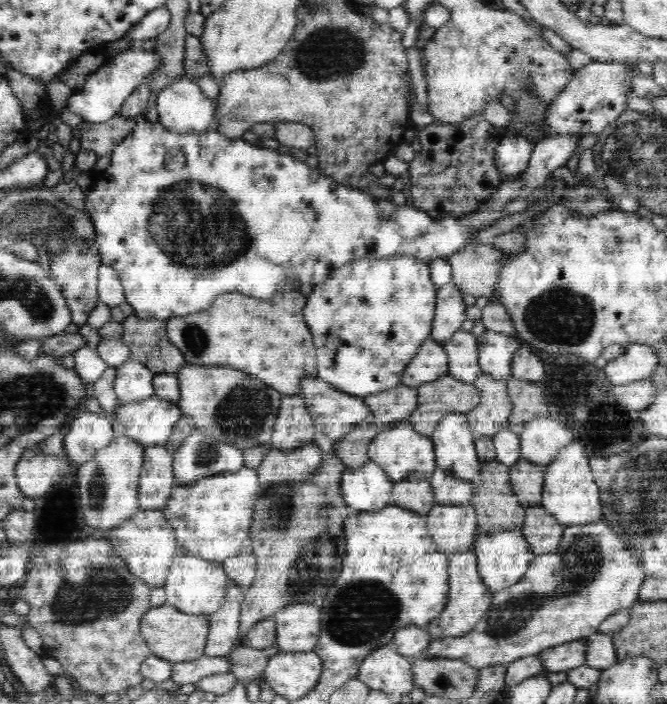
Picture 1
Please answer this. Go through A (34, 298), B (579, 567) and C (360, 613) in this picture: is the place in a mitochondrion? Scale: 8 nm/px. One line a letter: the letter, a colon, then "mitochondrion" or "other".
A: mitochondrion
B: mitochondrion
C: mitochondrion

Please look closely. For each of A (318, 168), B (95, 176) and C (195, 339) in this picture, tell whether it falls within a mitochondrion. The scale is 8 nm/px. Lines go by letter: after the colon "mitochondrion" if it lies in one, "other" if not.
A: other
B: other
C: mitochondrion

